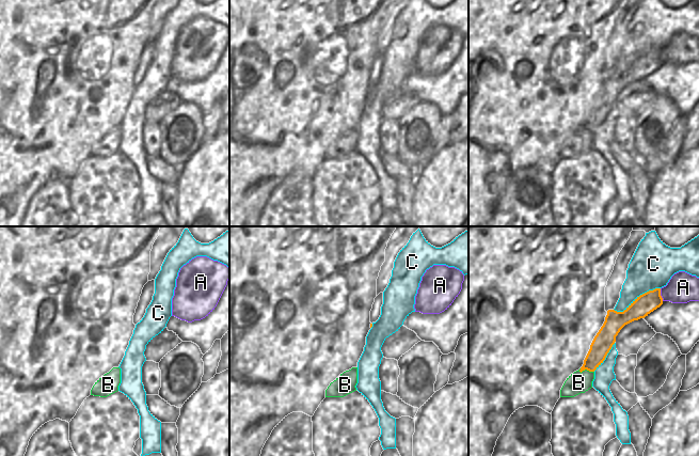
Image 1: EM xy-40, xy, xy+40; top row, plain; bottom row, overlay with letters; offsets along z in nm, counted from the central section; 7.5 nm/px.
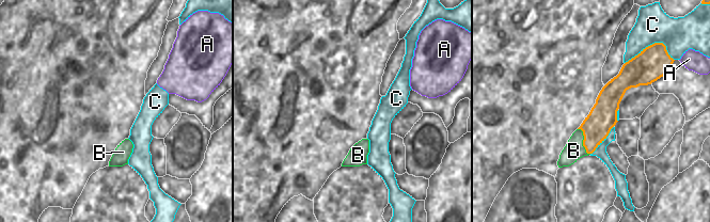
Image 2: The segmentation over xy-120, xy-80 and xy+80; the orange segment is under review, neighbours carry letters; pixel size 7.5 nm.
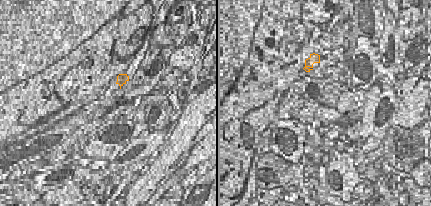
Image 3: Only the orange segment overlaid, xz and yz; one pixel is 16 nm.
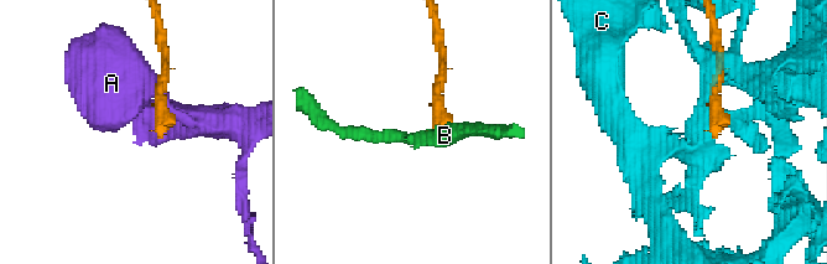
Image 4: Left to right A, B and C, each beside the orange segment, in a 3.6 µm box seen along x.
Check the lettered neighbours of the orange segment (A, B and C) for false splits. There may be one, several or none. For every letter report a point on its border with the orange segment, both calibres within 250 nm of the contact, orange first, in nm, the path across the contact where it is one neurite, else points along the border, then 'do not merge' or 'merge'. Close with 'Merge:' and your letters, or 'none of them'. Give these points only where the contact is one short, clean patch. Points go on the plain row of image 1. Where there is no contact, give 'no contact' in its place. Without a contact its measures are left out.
A: meets orange in xy+40 at (660, 56); 150 nm thick on the orange side, 220 nm on the other; border along xy+40 (660, 49), (660, 56), (663, 61); do not merge
B: meets orange in xy+40 at (586, 129); 150 nm thick on the orange side, 160 nm on the other; border along xy+40 (578, 130), (581, 132), (585, 130), (593, 132); do not merge
C: meets orange in xy+40 at (637, 58); 150 nm thick on the orange side, 320 nm on the other; do not merge
Merge: none of them

